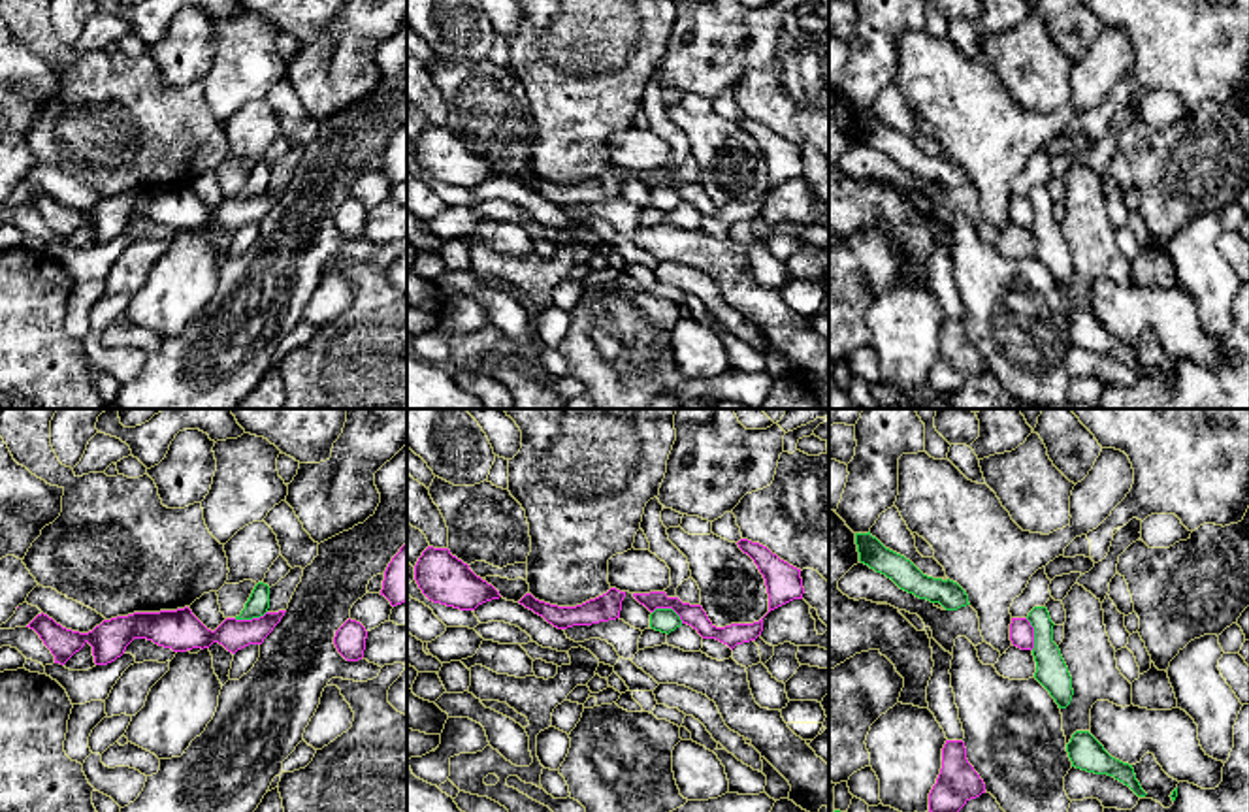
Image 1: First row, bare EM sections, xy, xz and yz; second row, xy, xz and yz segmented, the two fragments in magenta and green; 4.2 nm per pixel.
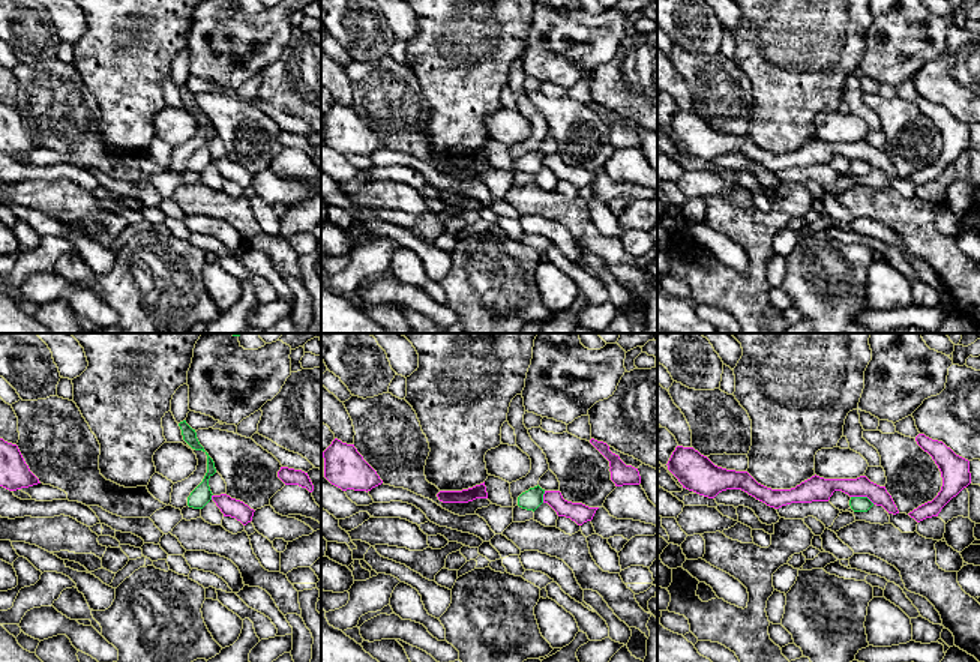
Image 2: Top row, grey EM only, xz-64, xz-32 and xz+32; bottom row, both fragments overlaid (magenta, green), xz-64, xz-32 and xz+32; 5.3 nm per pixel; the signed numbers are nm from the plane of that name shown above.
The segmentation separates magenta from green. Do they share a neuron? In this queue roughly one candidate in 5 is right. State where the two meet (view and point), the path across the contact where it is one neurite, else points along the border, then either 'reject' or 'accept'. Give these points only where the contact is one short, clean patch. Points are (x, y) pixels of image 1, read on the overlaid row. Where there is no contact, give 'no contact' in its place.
contact xz (669, 607); border xz (652, 611), (671, 609), (682, 622); reject

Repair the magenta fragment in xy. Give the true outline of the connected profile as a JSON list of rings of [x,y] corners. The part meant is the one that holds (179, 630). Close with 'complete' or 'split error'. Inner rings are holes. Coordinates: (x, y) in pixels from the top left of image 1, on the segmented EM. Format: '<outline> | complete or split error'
[[[188,607],[117,616],[104,620],[89,633],[66,629],[43,612],[26,627],[40,635],[55,656],[55,663],[64,665],[89,642],[92,646],[94,663],[107,665],[121,658],[134,639],[147,639],[173,652],[203,650],[219,642],[235,654],[249,644],[262,644],[284,612],[286,610],[266,612],[252,620],[226,618],[215,631],[207,629]]] | complete

